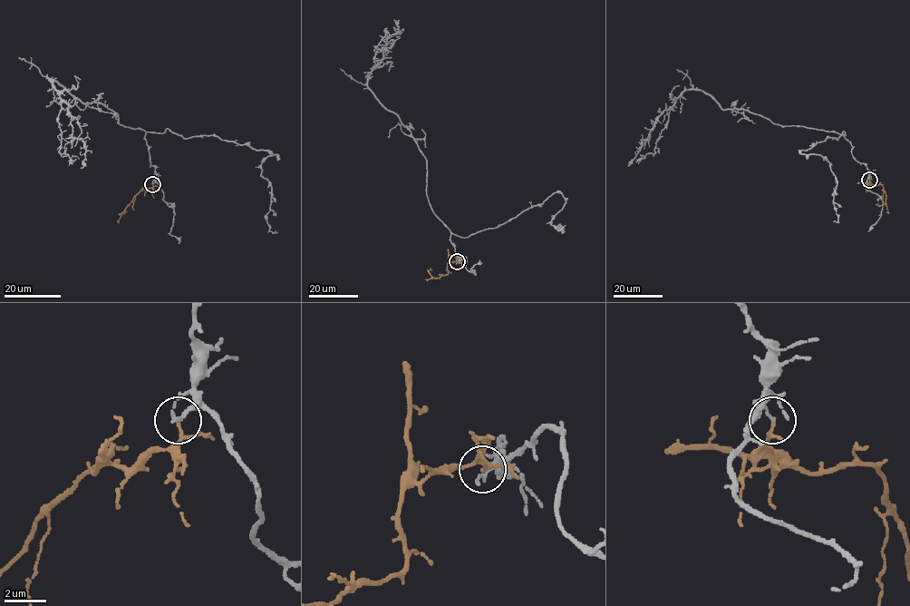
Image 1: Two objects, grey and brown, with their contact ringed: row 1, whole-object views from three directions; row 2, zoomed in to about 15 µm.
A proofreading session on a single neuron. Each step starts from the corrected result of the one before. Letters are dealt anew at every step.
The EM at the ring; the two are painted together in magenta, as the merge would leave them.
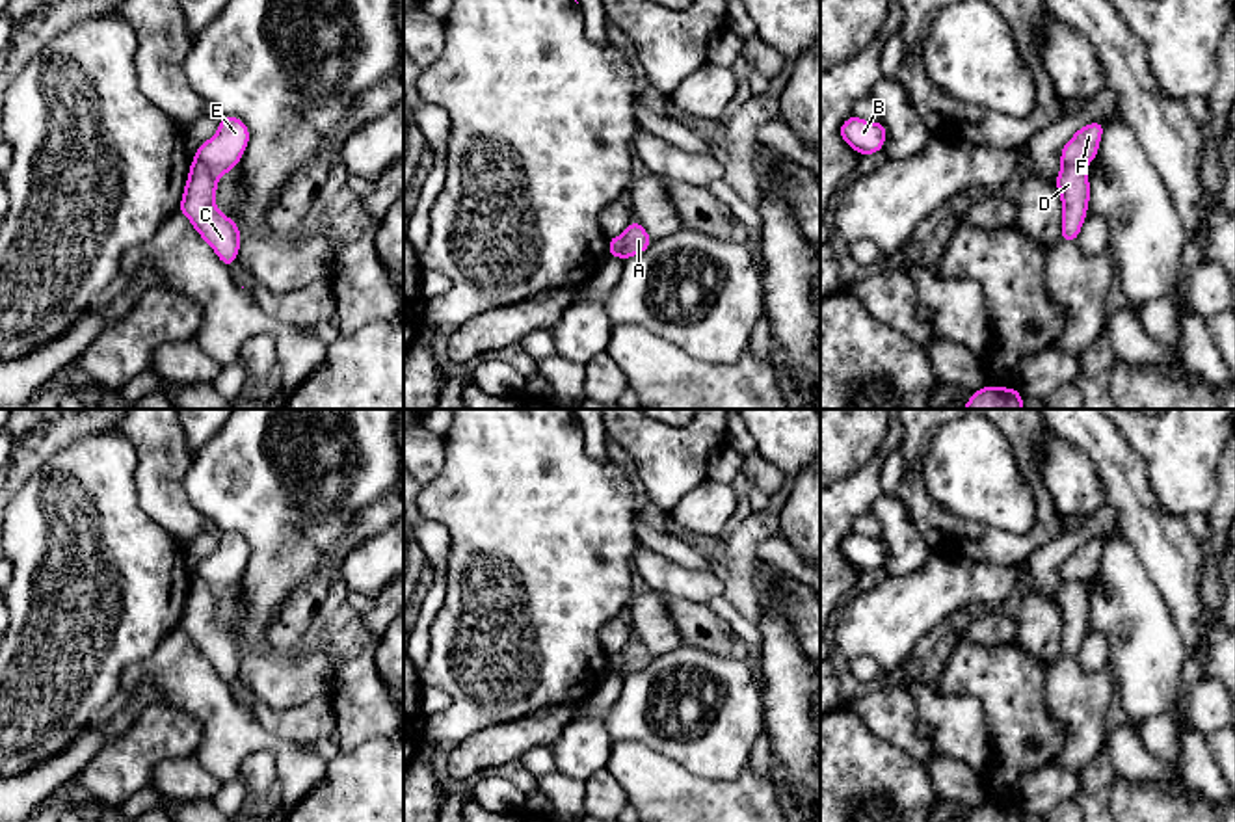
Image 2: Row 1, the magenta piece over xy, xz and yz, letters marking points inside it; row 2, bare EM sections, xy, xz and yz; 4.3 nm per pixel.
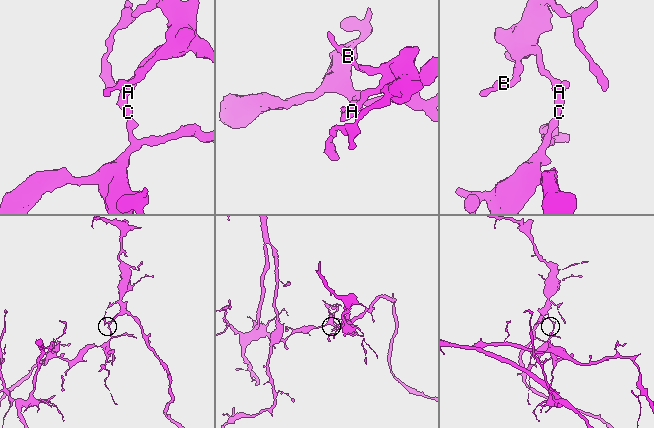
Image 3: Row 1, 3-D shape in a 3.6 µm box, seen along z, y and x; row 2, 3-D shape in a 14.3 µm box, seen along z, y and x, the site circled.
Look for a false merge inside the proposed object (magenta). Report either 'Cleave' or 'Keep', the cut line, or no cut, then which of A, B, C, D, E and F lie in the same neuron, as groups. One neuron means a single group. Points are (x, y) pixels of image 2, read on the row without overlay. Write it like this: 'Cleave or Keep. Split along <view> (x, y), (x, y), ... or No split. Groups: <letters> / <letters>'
Cleave. Split along xy (196, 575), (216, 594). Groups: A B E F / C D

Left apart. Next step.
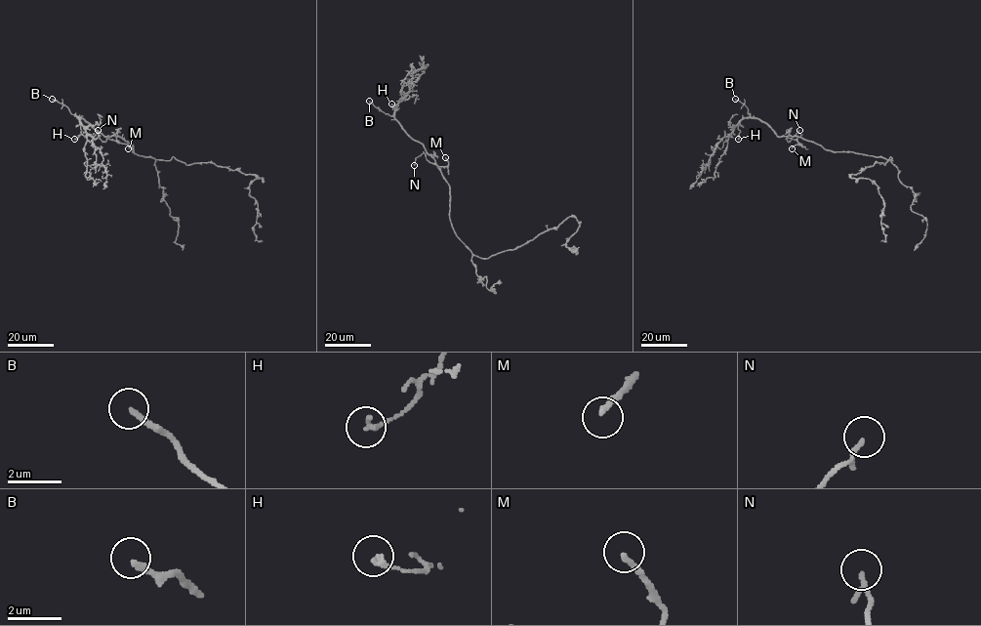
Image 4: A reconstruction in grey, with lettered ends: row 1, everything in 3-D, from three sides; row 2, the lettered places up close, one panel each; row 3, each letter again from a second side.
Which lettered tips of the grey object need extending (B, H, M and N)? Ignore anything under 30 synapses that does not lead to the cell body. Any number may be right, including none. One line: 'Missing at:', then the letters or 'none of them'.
Missing at: B

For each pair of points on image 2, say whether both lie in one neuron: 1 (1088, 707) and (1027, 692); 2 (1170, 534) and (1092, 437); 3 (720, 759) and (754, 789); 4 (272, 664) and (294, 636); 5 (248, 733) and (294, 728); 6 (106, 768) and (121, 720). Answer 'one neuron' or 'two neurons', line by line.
1: two neurons
2: one neuron
3: two neurons
4: two neurons
5: two neurons
6: two neurons

